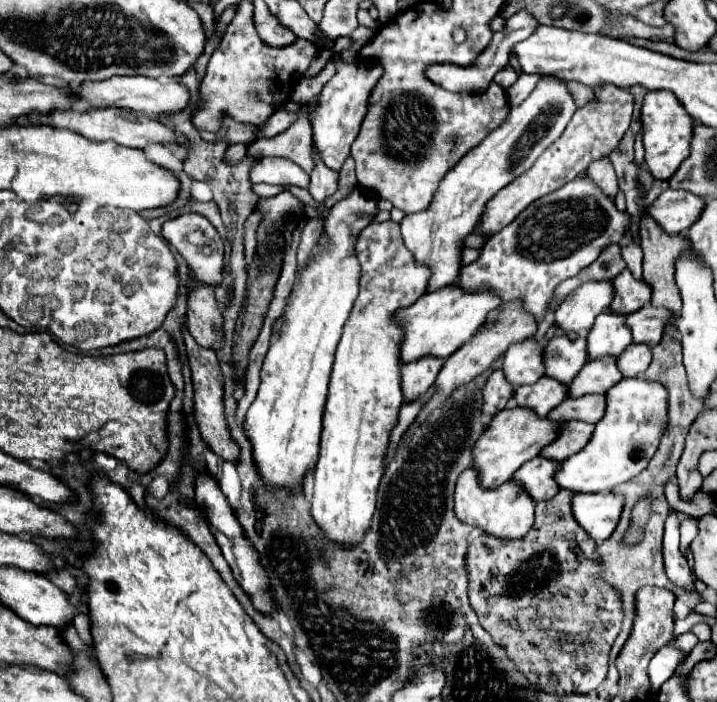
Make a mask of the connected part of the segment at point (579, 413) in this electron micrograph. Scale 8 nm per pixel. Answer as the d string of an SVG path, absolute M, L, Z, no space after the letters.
M585 395L579 399L567 397L561 405L551 409L547 419L565 423L565 421L585 421L585 423L597 423L599 417L603 417L605 401L603 395Z

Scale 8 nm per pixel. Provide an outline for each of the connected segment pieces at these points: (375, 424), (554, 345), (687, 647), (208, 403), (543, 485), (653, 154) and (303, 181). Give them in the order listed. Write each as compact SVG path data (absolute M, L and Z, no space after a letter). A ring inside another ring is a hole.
M383 221L369 223L357 237L355 255L361 263L359 277L359 297L355 299L353 311L343 325L341 339L335 351L335 365L329 381L329 395L323 411L323 431L321 431L321 453L313 473L313 501L311 501L311 517L317 527L327 535L329 541L341 547L355 547L363 541L367 529L371 527L371 519L375 513L377 489L383 475L383 457L387 451L389 431L393 429L399 407L403 403L401 393L401 373L399 373L399 341L401 329L391 321L395 309L413 305L427 287L429 269L419 267L413 261L411 251L403 245L399 223Z
M555 335L543 349L545 375L569 385L587 363L587 343L583 337Z
M687 631L687 633L683 633L683 635L679 635L679 637L675 639L675 647L679 647L679 649L685 651L685 653L689 653L697 643L699 643L699 639L697 639L695 633L691 633L691 631Z
M181 327L183 333L183 341L185 341L185 349L187 349L187 357L189 357L189 367L191 367L191 377L193 377L193 413L195 413L195 421L199 425L201 437L203 441L213 449L215 455L219 455L225 461L235 463L237 455L239 455L239 447L231 441L229 431L227 431L227 423L225 423L225 413L223 413L223 383L221 383L221 369L219 369L219 361L215 357L213 349L205 349L201 347L191 333Z
M535 457L525 465L521 465L511 477L511 481L517 481L519 487L527 495L531 495L535 503L545 501L559 491L559 485L555 485L555 479L553 479L555 469L559 469L559 463L547 461L543 457Z
M649 91L641 105L641 129L645 163L655 179L669 179L689 153L689 141L693 133L693 117L687 115L683 105L671 91Z
M263 157L257 165L251 167L251 181L271 185L297 185L307 189L309 175L289 159Z

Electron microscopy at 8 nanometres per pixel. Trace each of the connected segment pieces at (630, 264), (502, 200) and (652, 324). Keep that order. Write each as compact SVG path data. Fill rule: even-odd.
M631 243L629 247L625 247L625 249L621 249L621 253L623 253L623 259L625 259L625 263L627 263L627 269L633 273L633 277L635 279L641 279L641 247L639 245L635 245L635 243Z
M615 87L597 89L595 101L575 111L563 135L553 145L547 147L547 151L535 161L535 165L525 173L521 173L517 179L513 179L509 185L505 185L501 191L497 191L495 197L489 199L483 217L473 233L479 233L483 237L493 237L503 227L507 227L527 205L531 205L531 201L563 187L565 183L579 177L591 161L609 155L615 149L615 145L621 141L623 133L627 131L631 121L631 111L633 111L633 97L627 89L615 89Z
M647 305L639 311L625 317L625 325L631 329L633 343L647 343L657 345L663 335L663 325L671 315L665 309Z

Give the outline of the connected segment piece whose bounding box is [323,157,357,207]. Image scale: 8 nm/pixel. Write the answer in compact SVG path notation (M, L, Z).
M349 157L349 159L343 163L341 171L339 171L337 191L333 193L333 197L329 197L329 199L323 203L323 207L333 207L337 201L345 199L345 197L351 193L351 189L355 189L355 185L357 185L357 179L355 179L355 161Z

